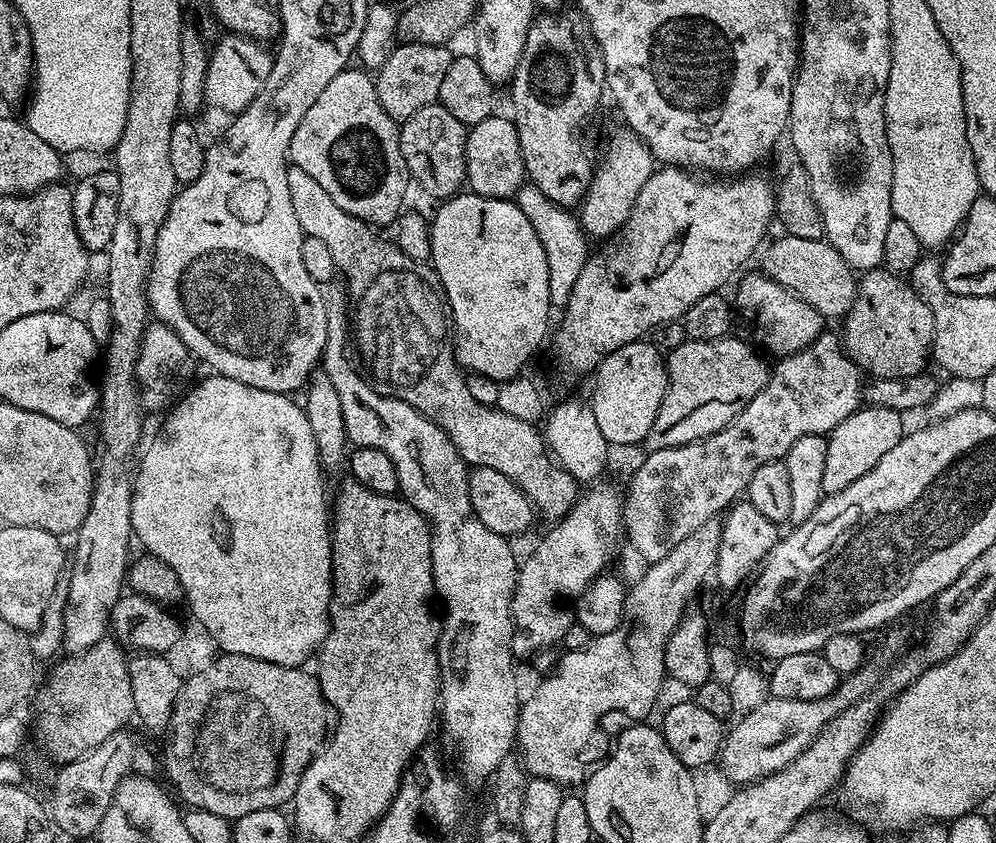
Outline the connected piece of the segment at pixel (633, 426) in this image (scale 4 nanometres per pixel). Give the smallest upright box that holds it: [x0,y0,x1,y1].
[590,339,668,446]

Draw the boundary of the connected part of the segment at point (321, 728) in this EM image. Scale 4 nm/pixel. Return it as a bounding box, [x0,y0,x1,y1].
[164,654,330,821]

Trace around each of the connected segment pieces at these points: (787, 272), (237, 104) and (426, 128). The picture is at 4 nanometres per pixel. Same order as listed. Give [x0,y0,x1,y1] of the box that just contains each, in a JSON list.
[[758,234,858,318],[204,34,274,114],[399,102,468,202]]

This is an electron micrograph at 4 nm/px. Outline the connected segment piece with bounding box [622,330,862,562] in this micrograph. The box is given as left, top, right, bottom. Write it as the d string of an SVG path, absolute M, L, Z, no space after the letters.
M825 330L810 347L795 352L793 356L777 359L775 363L776 368L774 364L764 389L725 428L693 444L648 452L645 460L637 466L628 484L628 496L626 492L622 500L622 528L628 531L633 550L644 562L666 558L666 554L686 538L686 534L702 526L702 522L717 519L725 509L737 503L738 498L747 493L750 478L754 478L758 466L783 460L798 438L833 432L842 418L854 414L861 407L862 373L845 353L837 333L835 336L831 330Z

